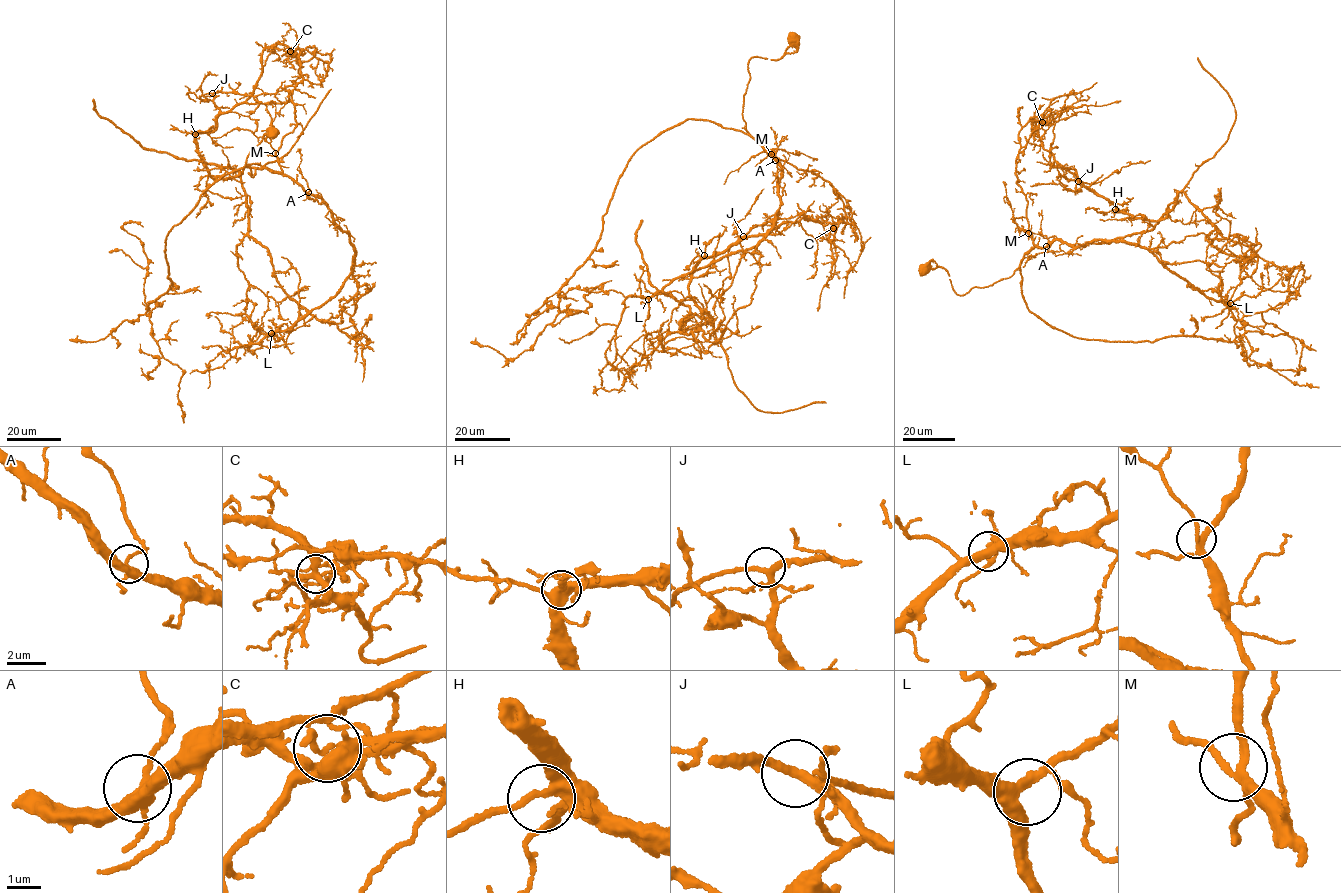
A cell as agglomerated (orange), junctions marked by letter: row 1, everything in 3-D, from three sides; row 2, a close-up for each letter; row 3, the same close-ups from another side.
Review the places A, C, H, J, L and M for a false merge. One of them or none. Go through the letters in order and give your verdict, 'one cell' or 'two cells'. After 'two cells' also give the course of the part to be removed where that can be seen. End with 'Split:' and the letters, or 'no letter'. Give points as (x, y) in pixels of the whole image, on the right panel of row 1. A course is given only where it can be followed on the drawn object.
A: one cell
C: two cells; foreign part runs (1041, 121), (1054, 160), (1120, 210), (1165, 218), (1182, 191), (1214, 227), (1206, 240), (1255, 256), (1226, 307)
H: one cell
J: one cell
L: one cell
M: one cell
Split: C

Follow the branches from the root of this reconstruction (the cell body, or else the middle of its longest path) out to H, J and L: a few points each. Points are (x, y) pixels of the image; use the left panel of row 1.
H: (272, 133), (247, 157), (252, 177), (282, 172), (296, 124), (302, 51), (280, 44), (249, 97), (195, 134)
J: (272, 133), (247, 157), (252, 177), (282, 172), (301, 49), (266, 48), (251, 95), (230, 110), (212, 93)
L: (272, 133), (248, 155), (249, 173), (282, 173), (321, 198), (357, 251), (334, 296), (289, 330), (271, 333)

